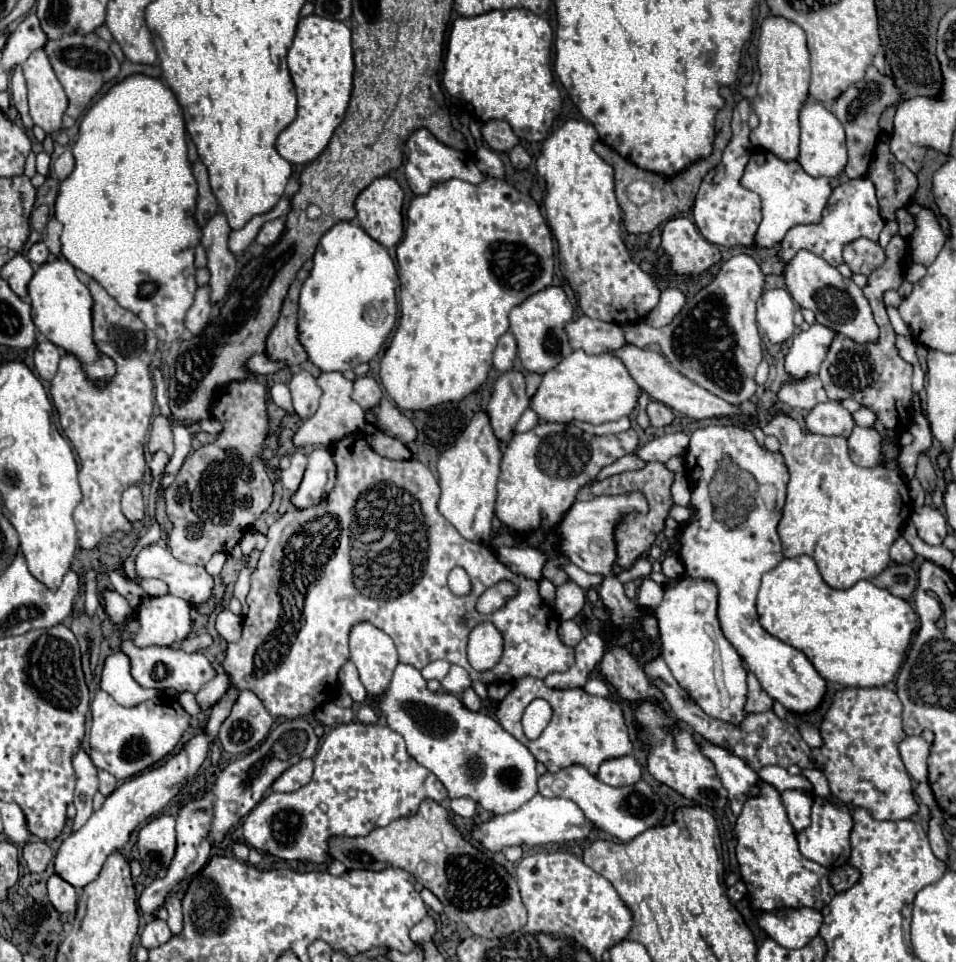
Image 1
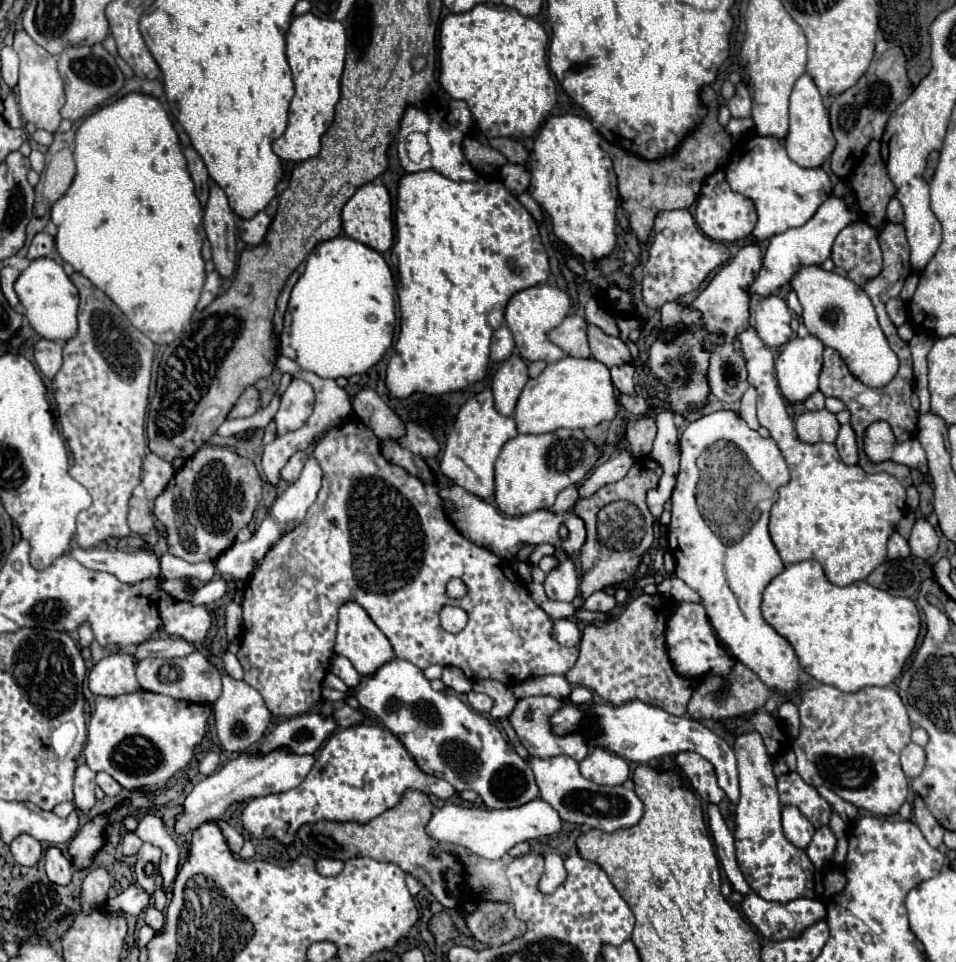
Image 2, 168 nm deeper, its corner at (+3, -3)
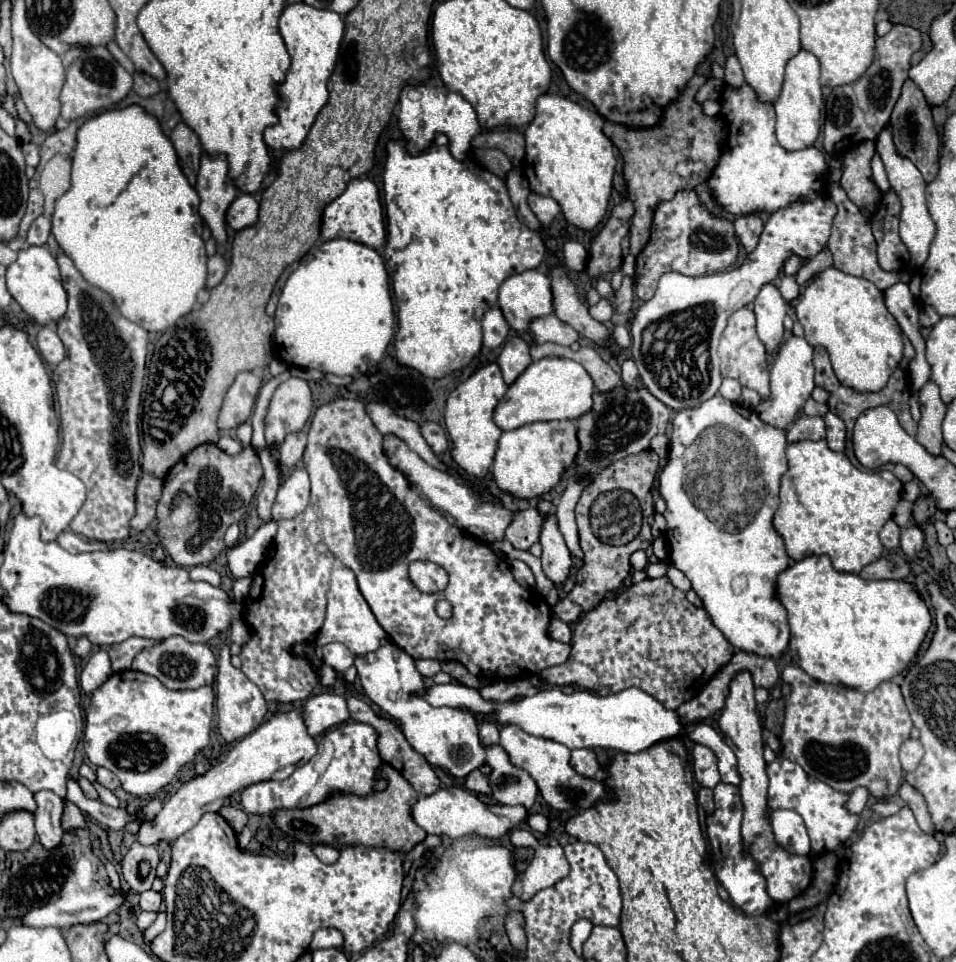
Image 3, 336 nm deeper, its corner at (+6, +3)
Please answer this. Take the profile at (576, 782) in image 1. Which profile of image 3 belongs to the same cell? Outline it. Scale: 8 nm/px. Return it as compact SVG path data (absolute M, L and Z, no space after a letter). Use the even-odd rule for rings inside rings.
M506 725L500 731L500 747L508 753L512 765L530 773L530 777L536 781L542 797L550 803L550 807L554 807L558 811L580 813L580 811L596 805L598 799L612 797L612 793L606 791L602 781L586 779L570 767L570 749L564 747L562 743L528 735L516 725Z

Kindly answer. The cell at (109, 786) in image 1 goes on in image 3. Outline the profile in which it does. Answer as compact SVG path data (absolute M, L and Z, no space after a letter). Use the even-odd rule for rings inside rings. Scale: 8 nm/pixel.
M98 767L98 769L96 769L96 777L98 777L98 781L100 781L106 789L110 789L110 791L114 791L116 787L120 787L120 781L116 779L116 775L114 775L112 771L104 769L104 767Z

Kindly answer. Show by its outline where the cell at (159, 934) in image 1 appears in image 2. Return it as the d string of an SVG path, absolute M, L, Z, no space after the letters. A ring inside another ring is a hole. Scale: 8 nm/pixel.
M147 907L145 909L145 923L155 929L155 931L161 931L163 923L165 923L165 915L161 911L157 911L155 907Z

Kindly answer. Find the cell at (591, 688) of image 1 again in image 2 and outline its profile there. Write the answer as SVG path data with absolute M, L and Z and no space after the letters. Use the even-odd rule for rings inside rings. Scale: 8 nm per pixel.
M573 687L573 693L569 697L573 703L585 703L585 701L591 701L593 699L593 691L587 689L587 687Z

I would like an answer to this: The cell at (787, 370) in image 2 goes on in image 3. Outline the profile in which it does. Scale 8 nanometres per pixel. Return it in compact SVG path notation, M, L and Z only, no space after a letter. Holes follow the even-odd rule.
M790 337L776 353L774 365L770 369L770 397L762 401L758 415L768 425L778 425L778 429L786 429L796 415L800 413L802 405L810 397L814 389L814 365L812 365L812 347L804 341L804 337Z

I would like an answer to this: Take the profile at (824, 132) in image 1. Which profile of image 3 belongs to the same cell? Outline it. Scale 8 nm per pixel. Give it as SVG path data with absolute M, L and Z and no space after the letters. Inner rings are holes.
M800 49L788 63L784 73L784 83L778 99L774 101L776 109L776 139L788 151L798 151L814 145L820 133L820 107L822 107L822 85L820 85L820 63L816 55Z

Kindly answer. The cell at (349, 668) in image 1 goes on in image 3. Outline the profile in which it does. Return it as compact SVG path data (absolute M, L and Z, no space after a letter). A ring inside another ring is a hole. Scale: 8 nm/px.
M328 643L322 647L322 653L324 663L336 671L346 671L354 663L352 651L348 651L348 647L344 647L342 643Z

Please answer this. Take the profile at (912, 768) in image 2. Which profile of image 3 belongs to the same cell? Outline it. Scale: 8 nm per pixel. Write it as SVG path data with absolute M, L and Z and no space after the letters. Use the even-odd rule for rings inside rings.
M908 739L908 741L902 743L902 747L900 747L900 763L902 763L904 771L914 771L922 757L924 757L924 747L922 747L920 741Z

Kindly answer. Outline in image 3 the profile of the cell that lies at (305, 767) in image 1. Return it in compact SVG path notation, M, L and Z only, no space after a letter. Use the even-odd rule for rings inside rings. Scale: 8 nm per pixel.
M302 709L292 711L280 711L272 715L272 719L264 721L252 735L246 735L234 747L228 751L226 759L212 769L208 769L204 775L194 777L192 781L184 783L162 807L162 811L140 825L138 831L138 843L140 845L158 845L162 841L174 841L188 829L192 829L198 819L208 811L218 811L226 797L232 793L268 779L286 779L292 775L296 765L308 763L316 755L316 741L308 735Z

